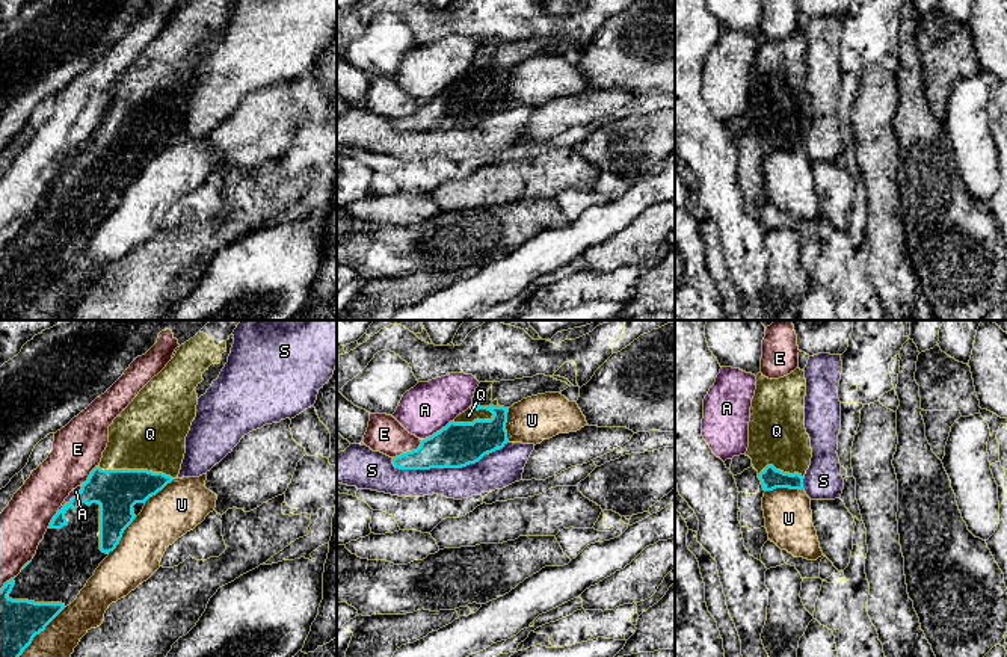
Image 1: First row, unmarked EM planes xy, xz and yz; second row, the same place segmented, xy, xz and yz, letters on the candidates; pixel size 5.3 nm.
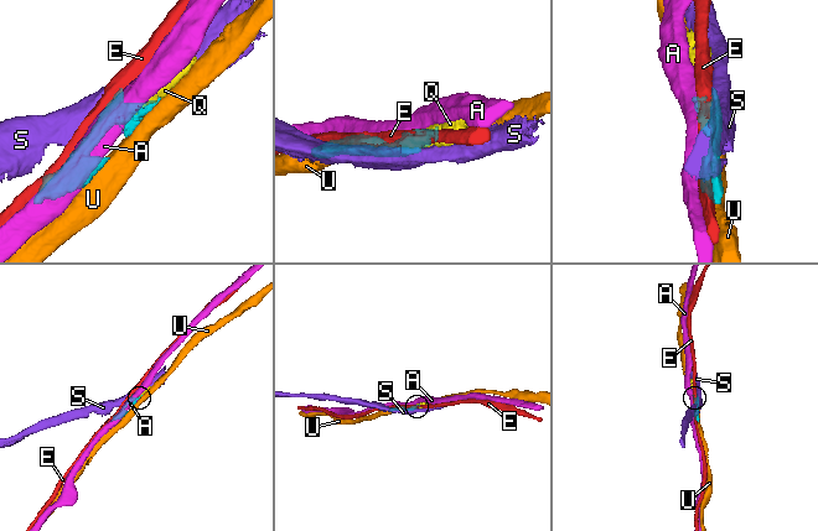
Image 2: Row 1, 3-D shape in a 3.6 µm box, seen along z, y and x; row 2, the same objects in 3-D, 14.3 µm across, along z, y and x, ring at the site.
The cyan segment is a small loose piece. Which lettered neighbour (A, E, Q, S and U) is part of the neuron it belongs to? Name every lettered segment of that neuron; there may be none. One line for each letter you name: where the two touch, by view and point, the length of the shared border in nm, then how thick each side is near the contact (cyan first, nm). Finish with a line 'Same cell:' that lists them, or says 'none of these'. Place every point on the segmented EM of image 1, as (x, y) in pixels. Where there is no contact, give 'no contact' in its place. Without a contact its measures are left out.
Q: xy (136, 470) | 400 nm | 240/380 nm
Same cell: Q

